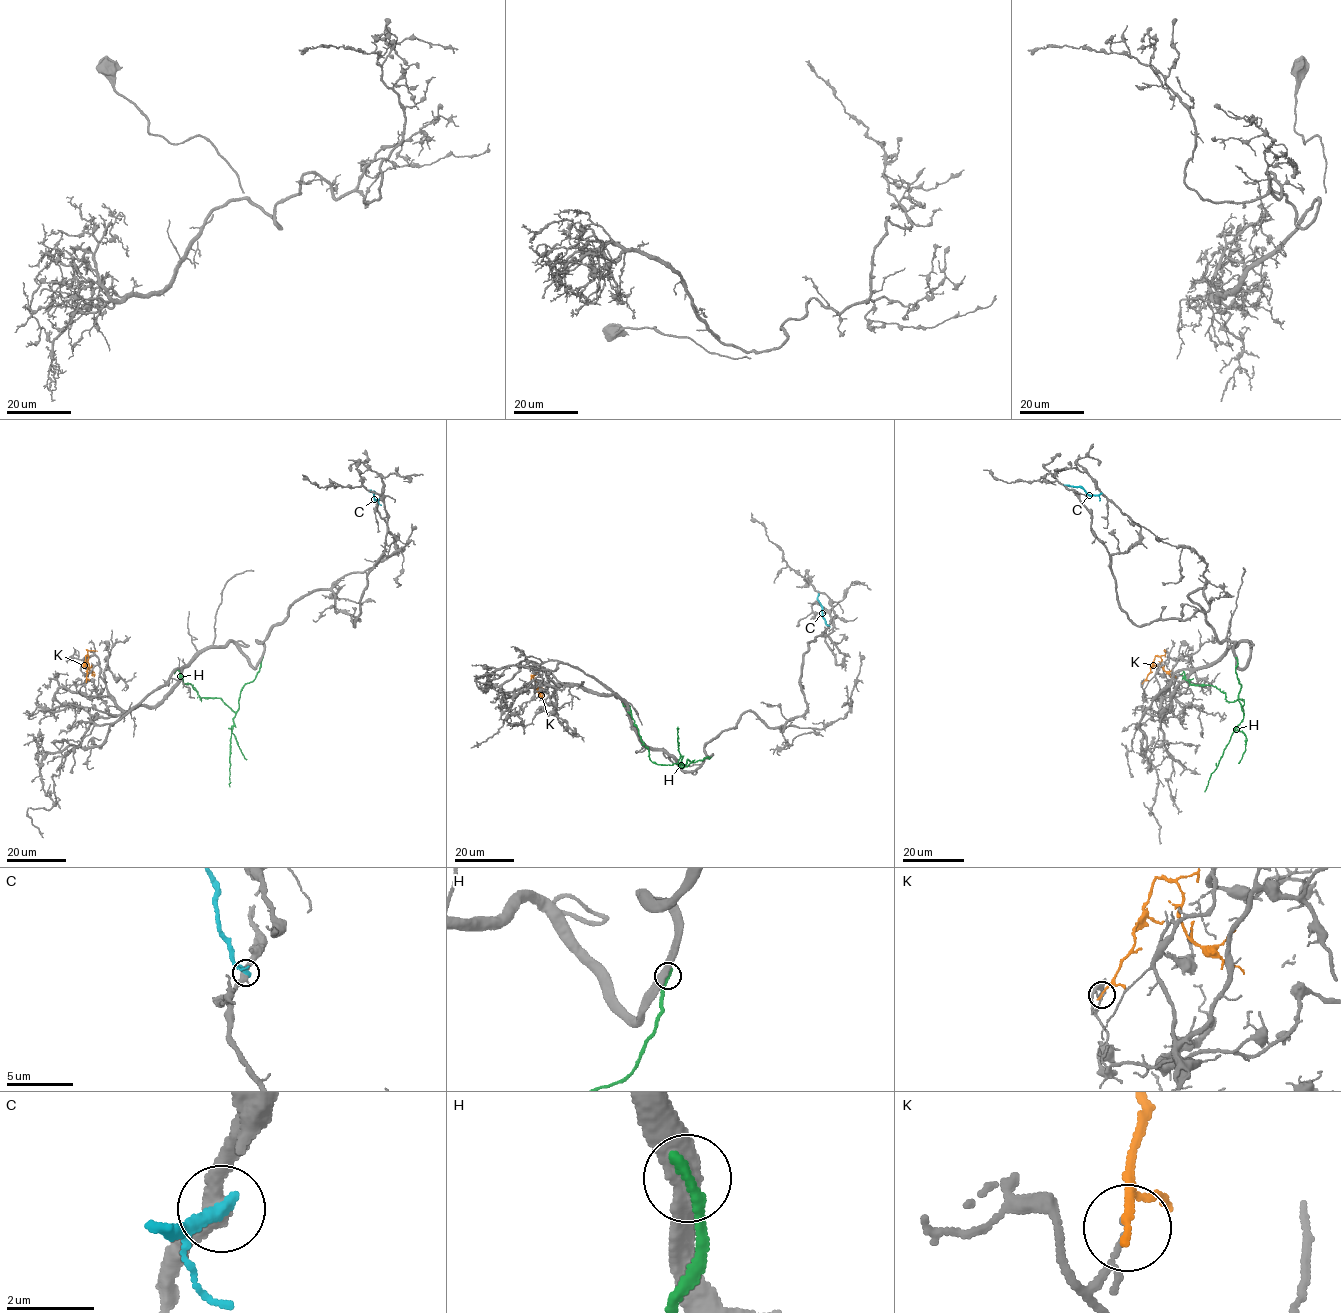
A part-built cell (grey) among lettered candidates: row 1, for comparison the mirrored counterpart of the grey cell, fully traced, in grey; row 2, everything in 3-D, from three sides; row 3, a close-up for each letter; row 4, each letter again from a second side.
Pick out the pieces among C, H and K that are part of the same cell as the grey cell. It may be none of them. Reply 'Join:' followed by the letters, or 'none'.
Join: none

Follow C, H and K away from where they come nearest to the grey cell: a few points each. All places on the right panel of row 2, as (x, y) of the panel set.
C: (1100, 494), (1089, 495), (1081, 487), (1064, 484)
H: (1236, 658), (1243, 714), (1244, 700), (1229, 702), (1219, 689), (1191, 684), (1183, 671), (1180, 674)
K: (1143, 682), (1155, 656), (1161, 658), (1164, 671), (1175, 677)

